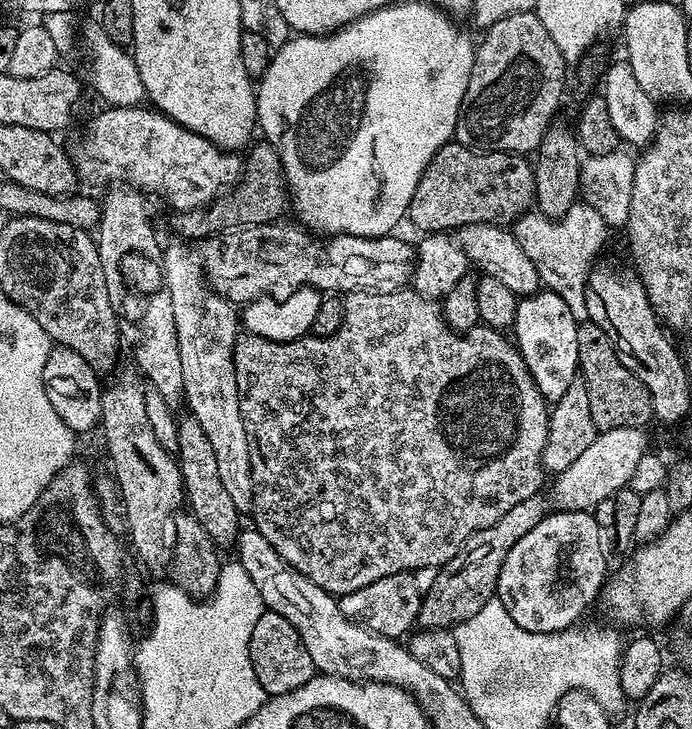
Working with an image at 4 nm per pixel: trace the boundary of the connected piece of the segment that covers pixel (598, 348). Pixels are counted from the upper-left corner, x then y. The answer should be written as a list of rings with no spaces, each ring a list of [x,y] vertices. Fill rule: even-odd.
[[[587,318],[578,323],[578,362],[581,379],[586,382],[586,392],[590,394],[590,414],[599,431],[618,430],[622,426],[647,429],[648,423],[653,423],[652,403],[646,386],[626,370],[625,359],[616,350],[616,341],[602,330],[602,326]]]

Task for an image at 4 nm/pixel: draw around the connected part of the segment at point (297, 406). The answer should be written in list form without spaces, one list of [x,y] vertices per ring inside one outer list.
[[[415,290],[349,292],[343,301],[344,321],[334,334],[309,334],[297,340],[269,340],[264,334],[240,334],[234,346],[238,398],[252,463],[251,523],[294,571],[337,598],[362,590],[362,586],[370,586],[370,582],[378,582],[378,578],[390,574],[416,568],[439,570],[478,530],[494,526],[506,510],[537,495],[546,479],[542,450],[548,445],[550,411],[522,354],[509,337],[508,340],[504,337],[507,335],[503,331],[487,326],[477,326],[463,334],[453,331],[444,320],[441,305]]]

